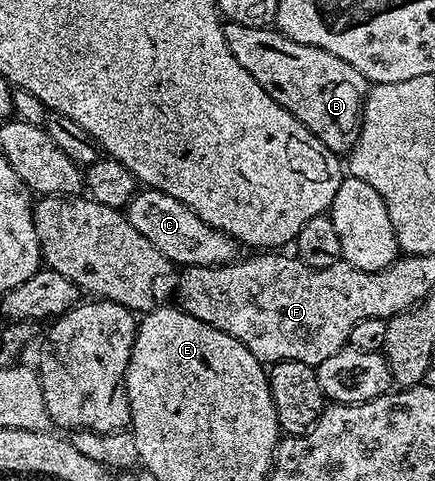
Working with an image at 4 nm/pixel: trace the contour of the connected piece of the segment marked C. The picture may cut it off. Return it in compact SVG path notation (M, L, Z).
M139 191L125 205L124 214L128 222L132 222L132 226L136 226L136 230L140 230L140 234L144 234L144 238L148 238L148 242L152 242L152 246L156 246L156 250L160 250L176 266L219 268L222 264L235 263L239 255L240 248L233 236L206 224L204 218L184 206L184 202L163 192Z

